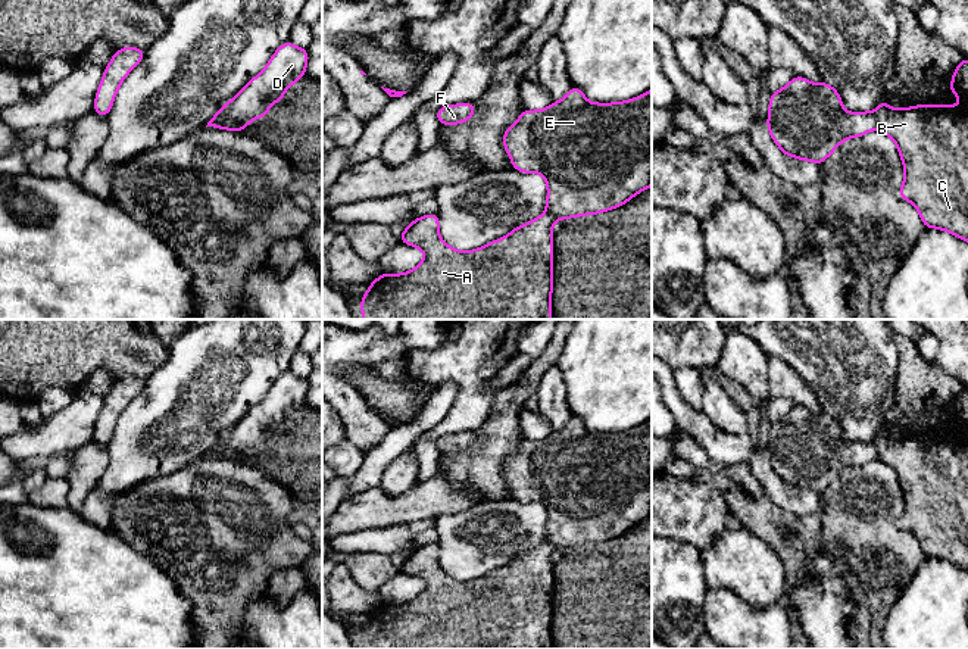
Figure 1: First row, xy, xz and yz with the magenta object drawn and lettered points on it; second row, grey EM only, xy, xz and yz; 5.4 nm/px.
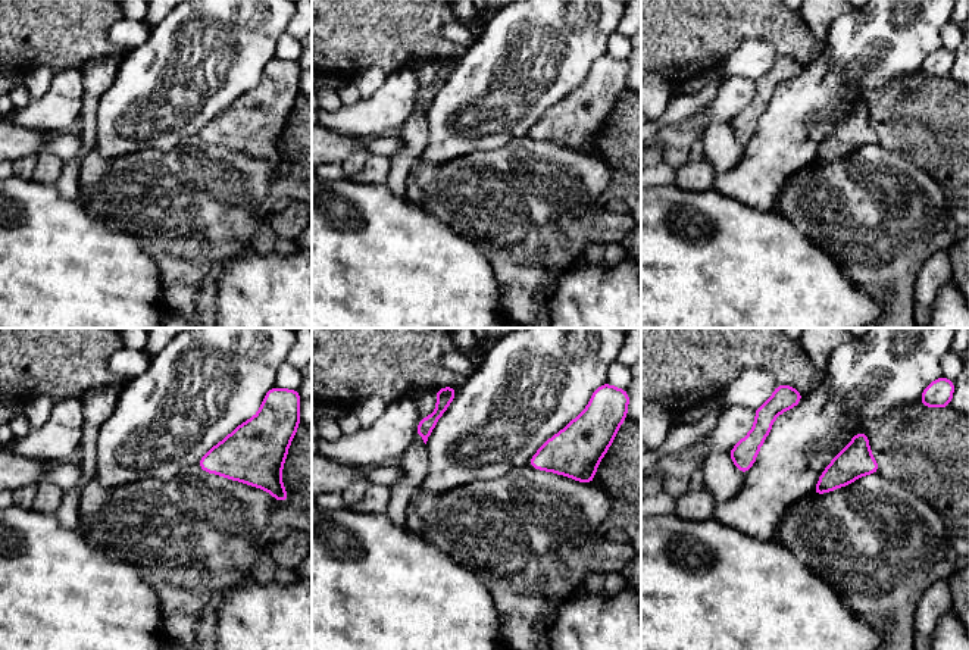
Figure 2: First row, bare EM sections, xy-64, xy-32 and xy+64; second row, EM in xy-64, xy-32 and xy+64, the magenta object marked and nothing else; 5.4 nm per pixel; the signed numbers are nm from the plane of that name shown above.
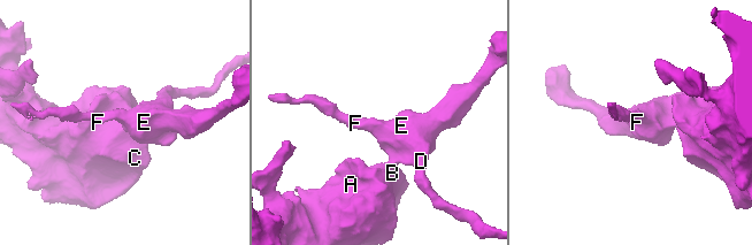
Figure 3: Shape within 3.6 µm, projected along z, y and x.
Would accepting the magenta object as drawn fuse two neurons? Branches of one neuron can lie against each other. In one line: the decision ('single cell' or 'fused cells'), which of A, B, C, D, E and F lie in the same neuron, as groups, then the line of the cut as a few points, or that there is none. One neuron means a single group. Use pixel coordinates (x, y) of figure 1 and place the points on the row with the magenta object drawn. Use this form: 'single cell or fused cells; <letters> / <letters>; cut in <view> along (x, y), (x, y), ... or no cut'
fused cells; A B C / D E F; cut in yz along (874, 112), (878, 127)

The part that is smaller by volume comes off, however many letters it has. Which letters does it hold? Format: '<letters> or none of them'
D, E, F

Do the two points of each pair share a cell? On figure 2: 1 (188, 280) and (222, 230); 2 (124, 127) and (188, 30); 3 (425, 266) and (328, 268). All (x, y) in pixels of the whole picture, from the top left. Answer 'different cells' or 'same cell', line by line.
1: same cell
2: same cell
3: same cell

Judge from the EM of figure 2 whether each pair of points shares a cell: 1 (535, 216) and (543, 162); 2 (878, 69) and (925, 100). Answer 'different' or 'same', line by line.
1: same
2: different

